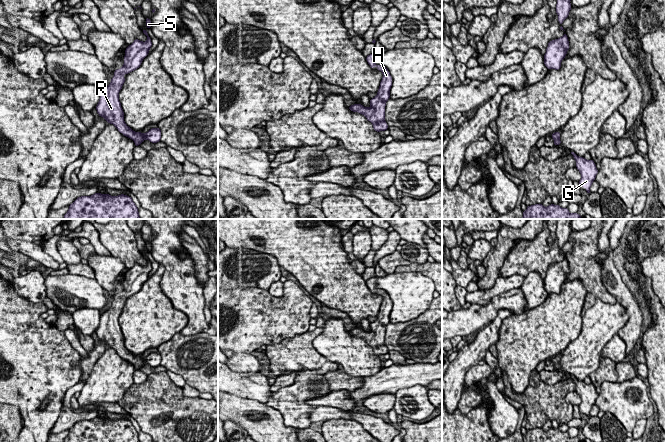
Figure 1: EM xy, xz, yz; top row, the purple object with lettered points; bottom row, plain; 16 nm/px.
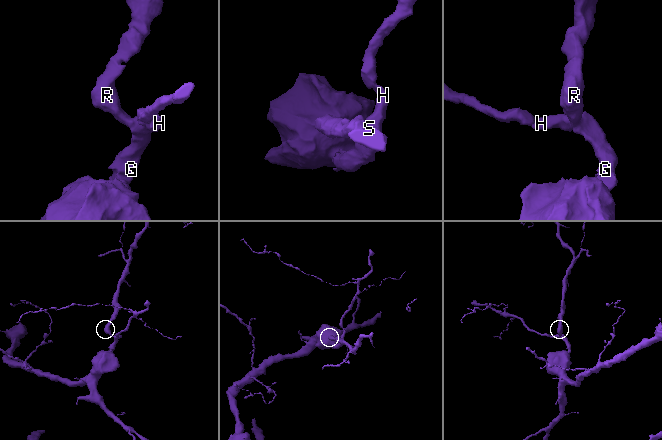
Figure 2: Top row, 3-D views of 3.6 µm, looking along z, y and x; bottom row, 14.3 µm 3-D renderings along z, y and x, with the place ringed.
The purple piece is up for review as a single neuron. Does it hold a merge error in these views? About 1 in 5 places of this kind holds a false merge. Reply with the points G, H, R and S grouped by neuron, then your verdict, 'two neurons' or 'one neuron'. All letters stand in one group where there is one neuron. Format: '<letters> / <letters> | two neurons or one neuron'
G H R S | one neuron

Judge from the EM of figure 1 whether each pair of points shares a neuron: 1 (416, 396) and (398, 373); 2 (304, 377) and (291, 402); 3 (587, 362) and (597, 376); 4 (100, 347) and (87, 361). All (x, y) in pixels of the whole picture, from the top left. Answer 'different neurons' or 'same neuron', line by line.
1: different neurons
2: same neuron
3: different neurons
4: same neuron

